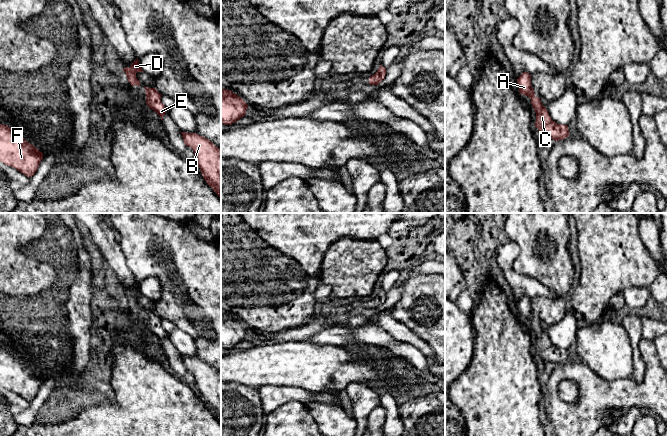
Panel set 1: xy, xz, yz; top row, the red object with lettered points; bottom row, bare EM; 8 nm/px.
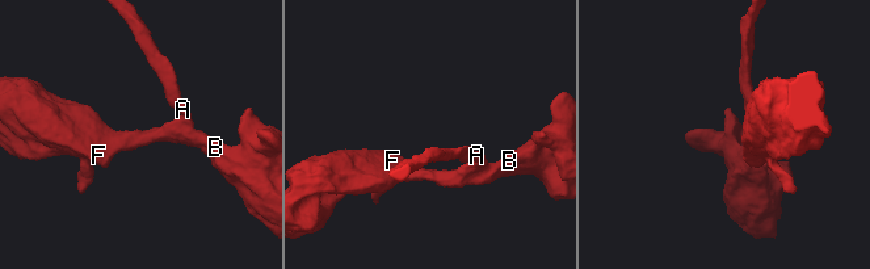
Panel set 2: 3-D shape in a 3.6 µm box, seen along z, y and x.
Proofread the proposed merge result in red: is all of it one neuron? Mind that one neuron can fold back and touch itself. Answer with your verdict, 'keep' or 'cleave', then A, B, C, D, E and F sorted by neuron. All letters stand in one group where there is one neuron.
keep; groups A B C D E F

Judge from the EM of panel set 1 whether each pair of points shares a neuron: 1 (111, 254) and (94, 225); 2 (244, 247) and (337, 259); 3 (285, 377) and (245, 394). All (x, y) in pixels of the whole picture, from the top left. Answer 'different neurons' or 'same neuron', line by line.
1: same neuron
2: different neurons
3: different neurons

